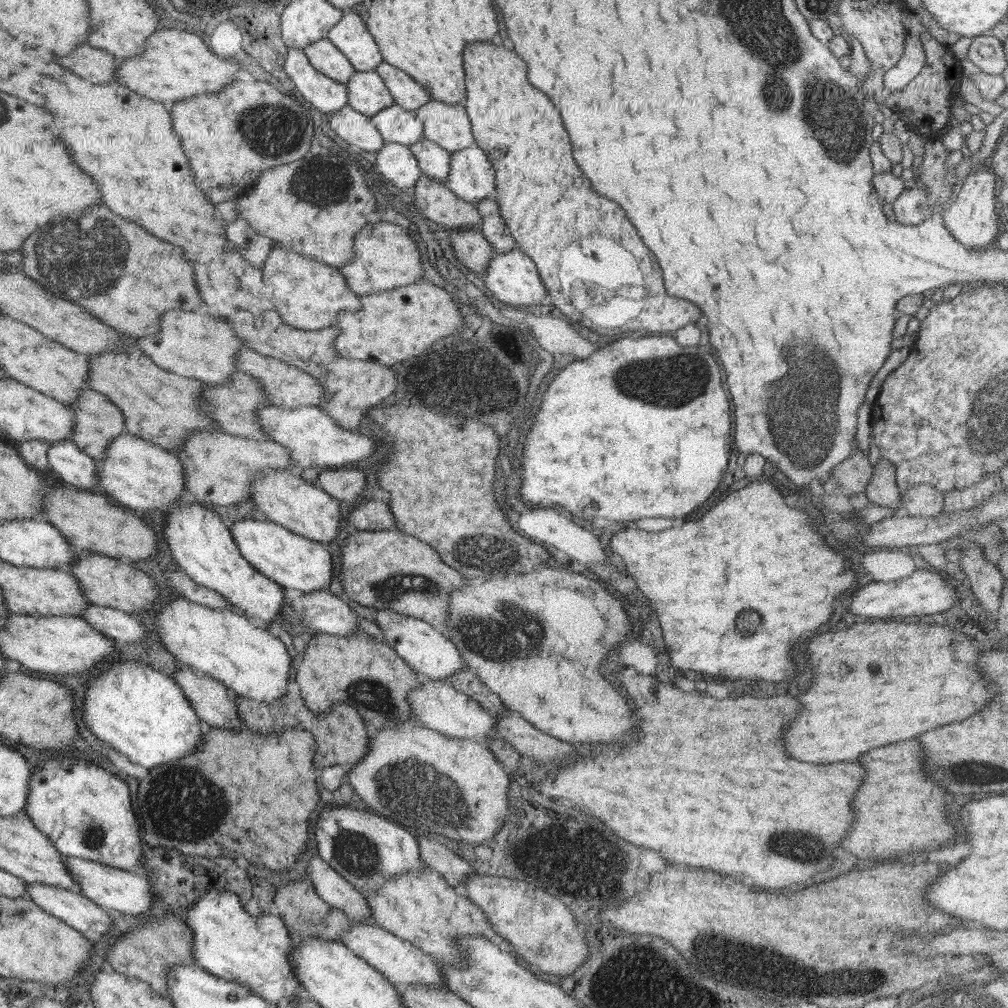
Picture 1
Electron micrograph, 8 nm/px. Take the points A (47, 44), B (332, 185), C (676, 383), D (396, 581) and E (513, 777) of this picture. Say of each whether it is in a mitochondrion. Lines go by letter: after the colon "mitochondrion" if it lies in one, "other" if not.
A: other
B: mitochondrion
C: mitochondrion
D: mitochondrion
E: other

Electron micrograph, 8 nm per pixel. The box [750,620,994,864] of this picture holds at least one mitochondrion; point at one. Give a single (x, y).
(797, 841)

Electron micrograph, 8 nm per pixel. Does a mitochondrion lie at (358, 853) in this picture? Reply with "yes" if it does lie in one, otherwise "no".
yes

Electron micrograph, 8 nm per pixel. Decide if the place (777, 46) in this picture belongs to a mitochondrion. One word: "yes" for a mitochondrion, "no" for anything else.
yes

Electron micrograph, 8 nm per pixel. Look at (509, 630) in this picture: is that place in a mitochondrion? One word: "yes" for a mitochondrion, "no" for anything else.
yes

